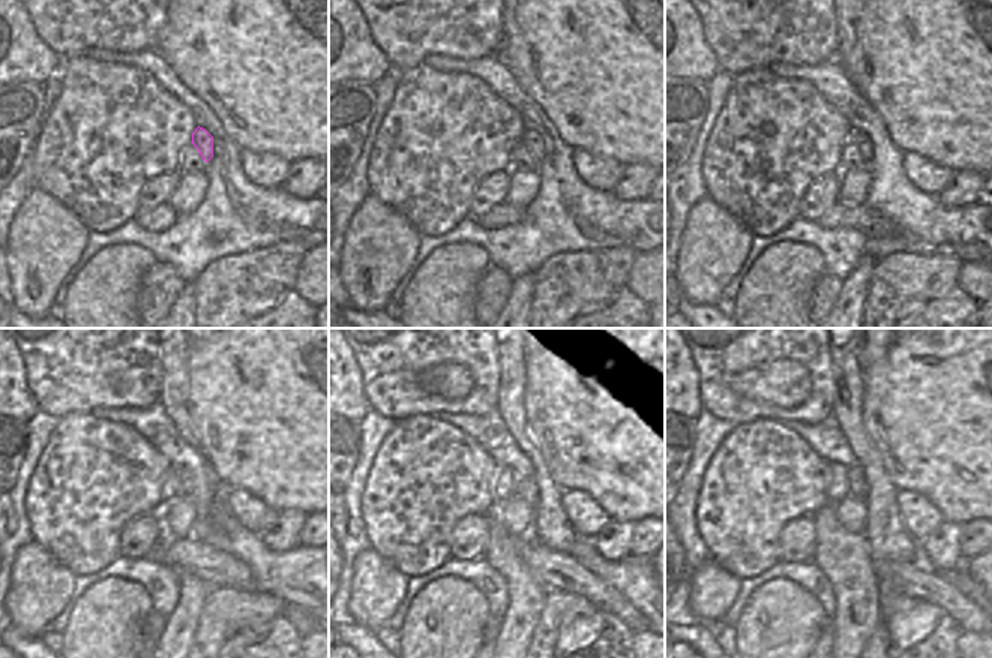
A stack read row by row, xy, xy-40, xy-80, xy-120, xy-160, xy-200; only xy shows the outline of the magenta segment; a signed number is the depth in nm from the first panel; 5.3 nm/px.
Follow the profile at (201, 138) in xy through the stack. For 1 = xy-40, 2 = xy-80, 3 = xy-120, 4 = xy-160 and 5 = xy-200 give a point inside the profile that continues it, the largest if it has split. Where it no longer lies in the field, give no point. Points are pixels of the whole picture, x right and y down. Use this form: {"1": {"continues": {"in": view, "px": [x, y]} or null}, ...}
{"1": {"continues": {"in": "xy-40", "px": [533, 141]}}, "2": {"continues": {"in": "xy-80", "px": [865, 146]}}, "3": {"continues": {"in": "xy-120", "px": [189, 489]}}, "4": {"continues": {"in": "xy-160", "px": [526, 489]}}, "5": {"continues": {"in": "xy-200", "px": [857, 486]}}}

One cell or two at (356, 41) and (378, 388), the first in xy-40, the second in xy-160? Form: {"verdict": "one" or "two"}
{"verdict": "two"}

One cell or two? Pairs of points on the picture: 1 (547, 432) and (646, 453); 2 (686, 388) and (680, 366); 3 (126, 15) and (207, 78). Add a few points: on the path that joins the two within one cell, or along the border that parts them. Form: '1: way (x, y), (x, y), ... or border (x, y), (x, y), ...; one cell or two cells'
1: way (571, 432), (622, 432); one cell
2: way (680, 382), (680, 372); one cell
3: border (167, 15), (155, 47); two cells

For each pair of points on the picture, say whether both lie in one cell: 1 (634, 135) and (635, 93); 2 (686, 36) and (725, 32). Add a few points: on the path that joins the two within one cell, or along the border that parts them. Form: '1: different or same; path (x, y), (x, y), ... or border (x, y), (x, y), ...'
1: same; path (634, 125), (635, 104)
2: different; border (697, 15), (701, 23), (704, 42), (719, 66)

